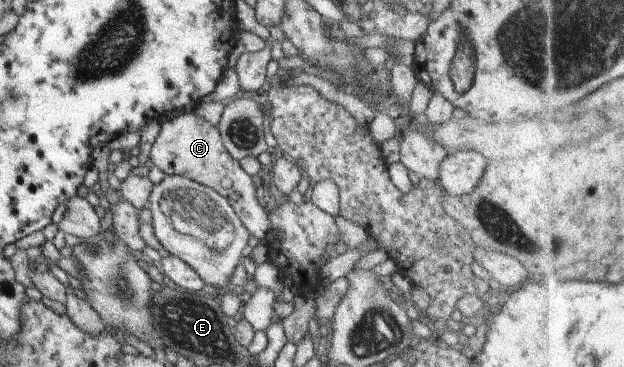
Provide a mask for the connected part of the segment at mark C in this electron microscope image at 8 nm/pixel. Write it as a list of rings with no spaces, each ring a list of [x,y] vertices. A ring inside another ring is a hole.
[[[191,111],[178,112],[169,120],[161,122],[161,129],[148,152],[148,158],[158,170],[165,175],[186,177],[216,191],[231,204],[238,220],[254,238],[268,238],[269,218],[266,210],[256,201],[261,190],[260,182],[246,174],[238,161],[228,154],[217,128],[208,121]]]

